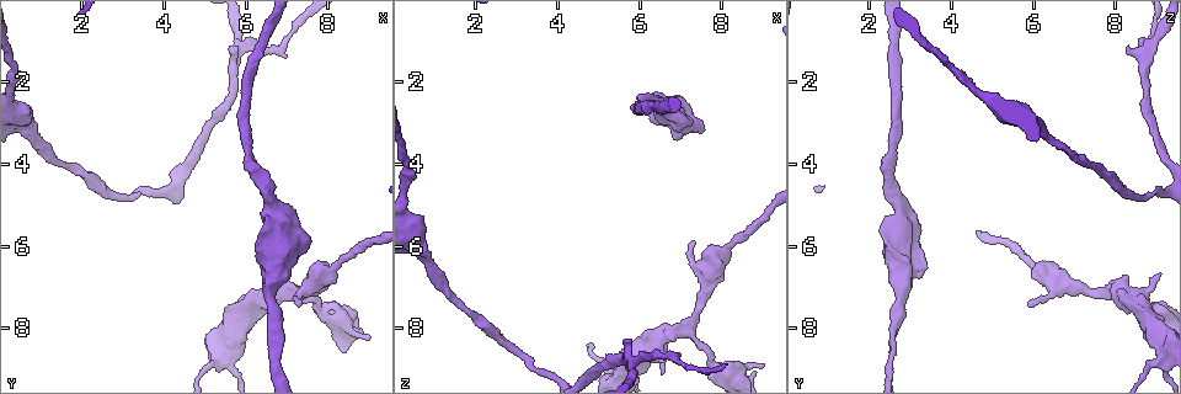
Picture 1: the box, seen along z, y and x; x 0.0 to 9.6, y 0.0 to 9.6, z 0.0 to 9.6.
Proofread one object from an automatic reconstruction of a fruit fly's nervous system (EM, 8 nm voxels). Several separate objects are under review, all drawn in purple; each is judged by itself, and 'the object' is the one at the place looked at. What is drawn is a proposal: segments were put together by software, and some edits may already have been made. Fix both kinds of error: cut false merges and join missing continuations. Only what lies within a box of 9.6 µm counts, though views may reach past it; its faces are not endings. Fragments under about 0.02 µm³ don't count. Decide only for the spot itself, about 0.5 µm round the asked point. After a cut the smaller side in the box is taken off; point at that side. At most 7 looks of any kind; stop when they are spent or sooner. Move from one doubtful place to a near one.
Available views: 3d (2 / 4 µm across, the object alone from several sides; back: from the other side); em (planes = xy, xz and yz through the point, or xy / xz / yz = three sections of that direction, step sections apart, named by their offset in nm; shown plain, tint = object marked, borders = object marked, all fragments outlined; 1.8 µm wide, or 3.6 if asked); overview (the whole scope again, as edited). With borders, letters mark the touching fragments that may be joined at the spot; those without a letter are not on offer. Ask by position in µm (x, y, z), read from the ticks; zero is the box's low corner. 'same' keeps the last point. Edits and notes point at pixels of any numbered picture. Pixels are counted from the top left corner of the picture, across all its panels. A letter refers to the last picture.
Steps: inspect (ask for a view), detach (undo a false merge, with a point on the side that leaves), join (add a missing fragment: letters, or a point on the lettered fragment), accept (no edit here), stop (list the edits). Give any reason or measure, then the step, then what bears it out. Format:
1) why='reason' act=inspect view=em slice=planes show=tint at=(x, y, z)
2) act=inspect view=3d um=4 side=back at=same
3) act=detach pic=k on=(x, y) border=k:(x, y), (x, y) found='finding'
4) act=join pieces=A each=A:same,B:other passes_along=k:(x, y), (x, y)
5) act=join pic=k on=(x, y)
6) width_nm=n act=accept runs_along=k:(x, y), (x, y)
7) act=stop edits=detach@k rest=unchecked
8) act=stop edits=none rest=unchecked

why='thick end' act=inspect view=em slice=planes show=borders at=(6.90, 6.50, 3.40)

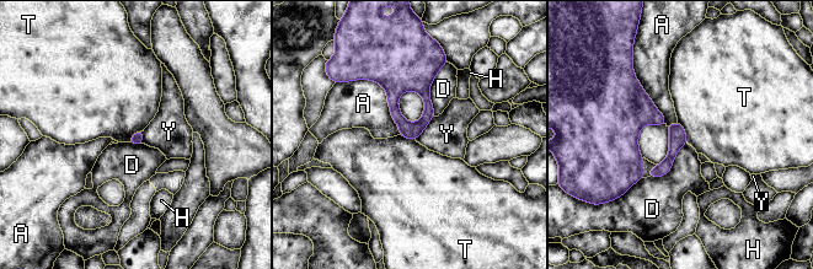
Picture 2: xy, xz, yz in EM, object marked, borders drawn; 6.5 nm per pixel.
longest_contact=A:500nm act=accept each=A:other,D:other,H:other,T:other,Y:other border=2:(678, 120), (688, 143) found='no lettered fragment goes on from it'

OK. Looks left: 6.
why='sharp bend' act=inspect view=em slice=planes show=borders at=(8.45, 7.95, 9.10)

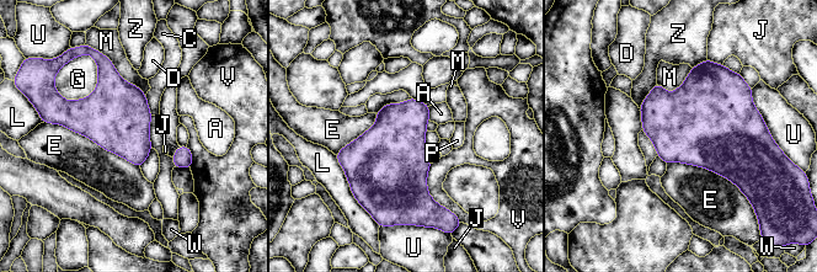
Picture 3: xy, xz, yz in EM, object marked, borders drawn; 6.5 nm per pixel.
width_nm=440 act=accept each=A:other,C:other,D:other,E:other,G:other,J:other,L:other,M:other,P:other,U:other,V:other,W:other,Z:other border=3:(46, 122), (84, 134), (139, 168) found='all the same neuron'

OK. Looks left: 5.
why='free end' act=inspect view=3d um=2 at=(5.60, 1.10, 8.40)

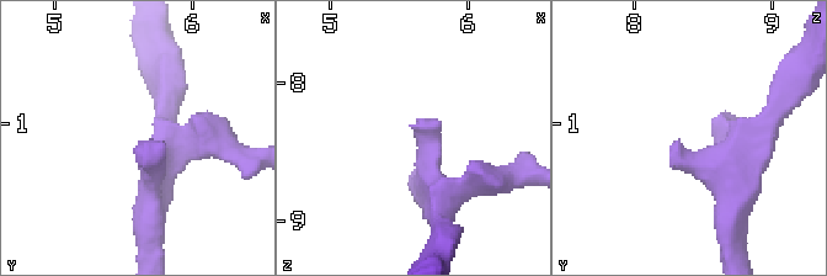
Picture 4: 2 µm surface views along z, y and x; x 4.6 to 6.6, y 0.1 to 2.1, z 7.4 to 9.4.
act=inspect view=em slice=xy step=8 show=plain at=(5.62, 1.14, 8.34)

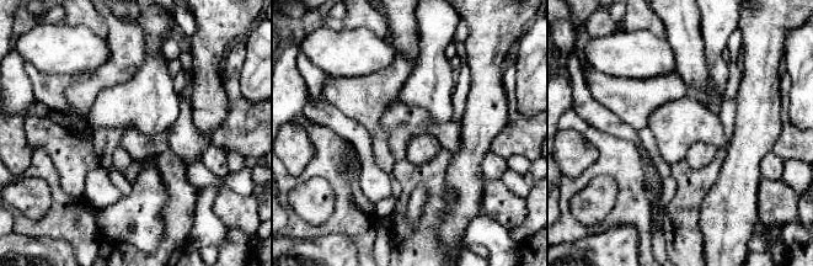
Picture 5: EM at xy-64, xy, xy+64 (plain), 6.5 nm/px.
act=inspect view=em slice=xy step=8 show=borders at=same

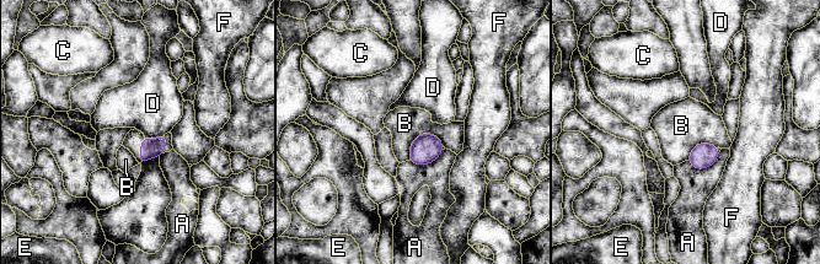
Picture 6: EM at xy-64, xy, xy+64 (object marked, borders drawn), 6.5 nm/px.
act=accept each=A:other,B:other,C:other,D:other,E:other,F:other border=6:(444, 145), (419, 134), (408, 160) found='no lettered fragment goes on from it'

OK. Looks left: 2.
act=stop edits=none rest=unchecked

